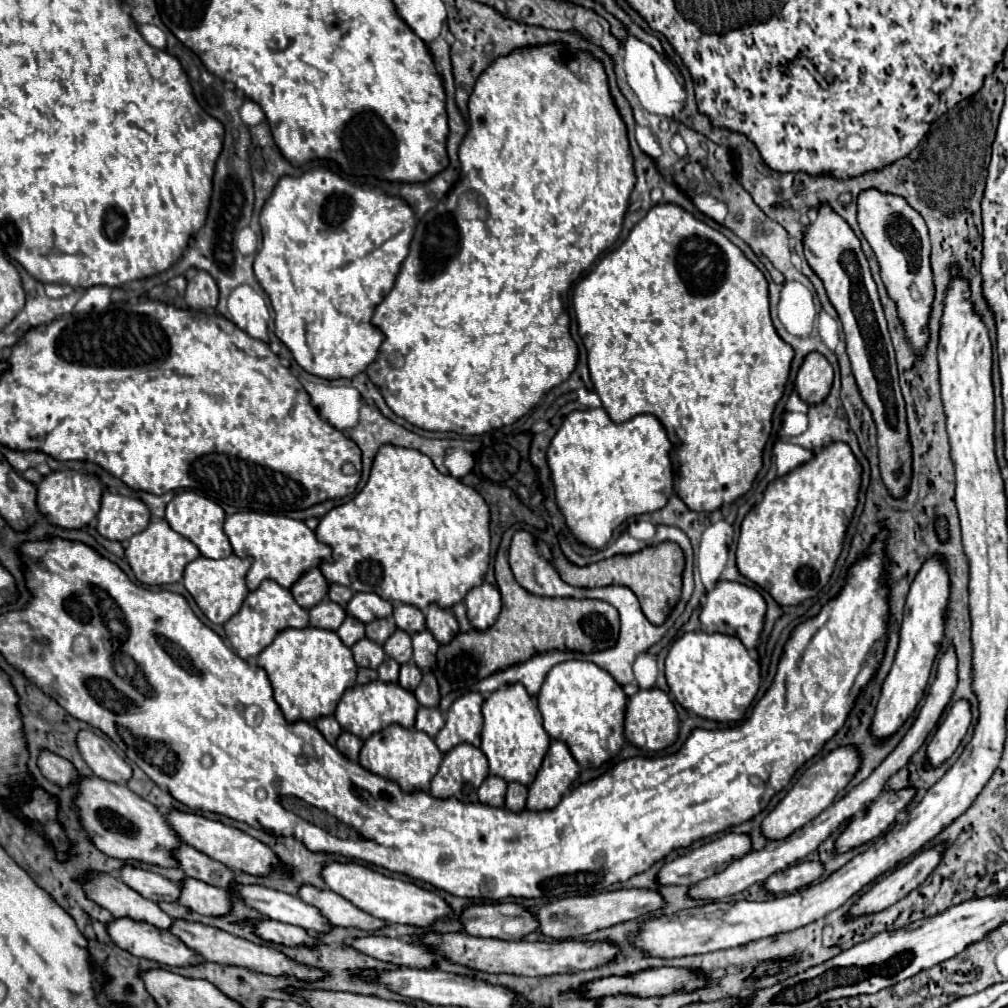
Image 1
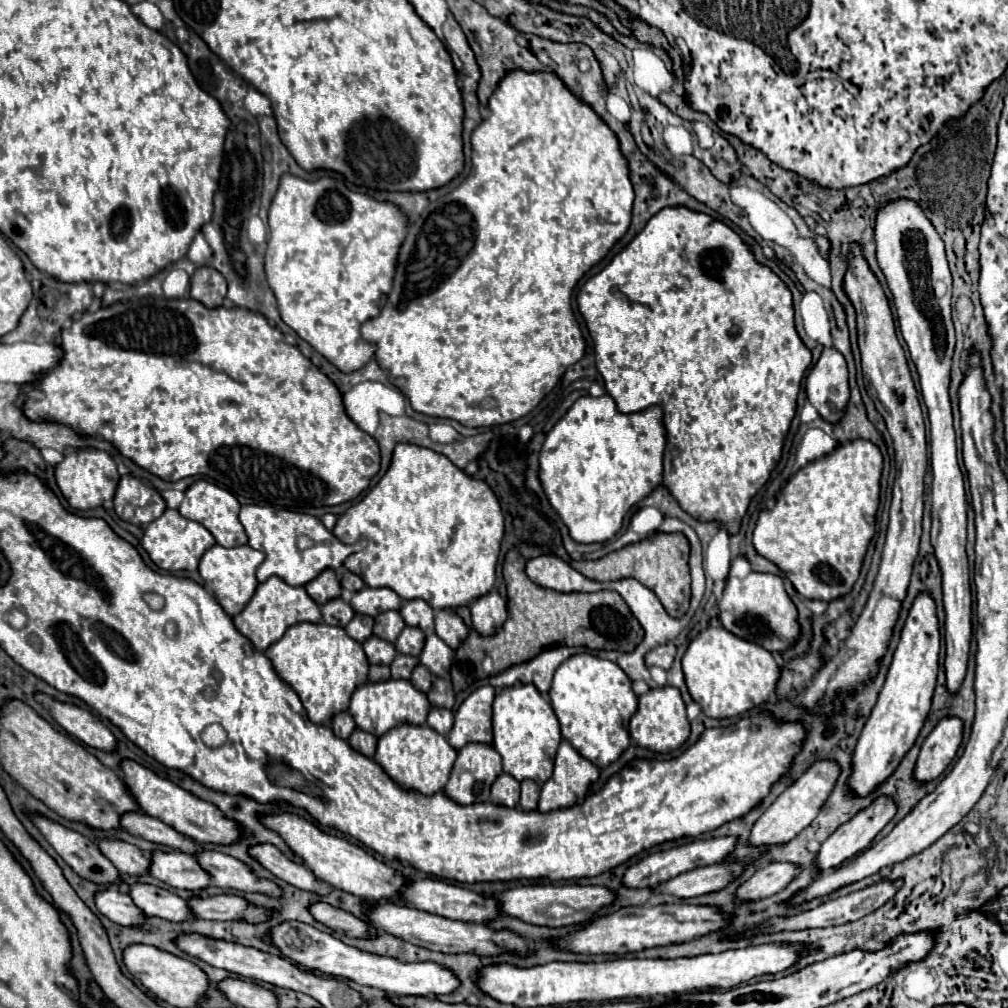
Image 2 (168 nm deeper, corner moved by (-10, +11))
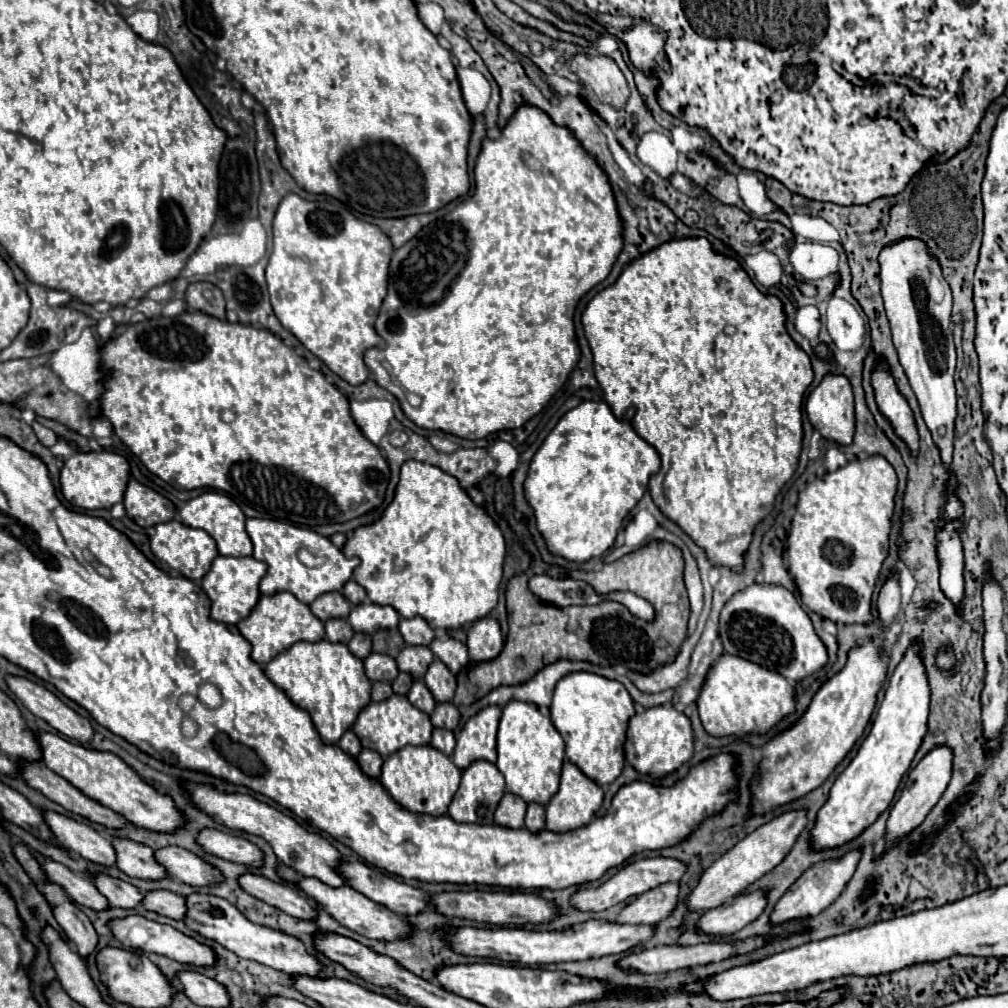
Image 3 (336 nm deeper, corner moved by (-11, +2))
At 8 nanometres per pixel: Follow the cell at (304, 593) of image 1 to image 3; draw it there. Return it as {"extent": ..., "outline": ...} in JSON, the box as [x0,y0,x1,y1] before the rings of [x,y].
{"extent":[310,592,350,622],"outline":[[[326,592],[318,596],[310,608],[322,622],[330,618],[346,618],[350,614],[350,602],[340,592]]]}

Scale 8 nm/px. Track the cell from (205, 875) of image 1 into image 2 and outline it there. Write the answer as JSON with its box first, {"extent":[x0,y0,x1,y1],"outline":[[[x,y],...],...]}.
{"extent":[121,811,201,855],"outline":[[[127,811],[125,815],[121,815],[121,827],[125,831],[129,831],[131,835],[173,847],[173,849],[189,853],[189,855],[193,855],[193,851],[201,851],[195,841],[191,841],[189,837],[183,837],[181,833],[173,831],[173,827],[169,827],[169,825],[161,823],[159,819],[149,817],[141,811]]]}

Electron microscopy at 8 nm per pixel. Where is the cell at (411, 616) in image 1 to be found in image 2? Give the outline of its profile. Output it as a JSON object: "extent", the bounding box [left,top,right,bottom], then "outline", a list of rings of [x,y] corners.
{"extent":[399,599,433,633],"outline":[[[411,599],[411,601],[405,601],[403,607],[399,609],[405,625],[409,627],[419,627],[423,629],[425,633],[431,633],[433,631],[433,609],[423,601],[423,599]]]}

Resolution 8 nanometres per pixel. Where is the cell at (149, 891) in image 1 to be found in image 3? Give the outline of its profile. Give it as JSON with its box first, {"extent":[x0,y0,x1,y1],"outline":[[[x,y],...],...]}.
{"extent":[44,812,116,868],"outline":[[[44,812],[44,818],[46,824],[52,828],[60,846],[100,866],[108,866],[108,868],[116,866],[116,852],[108,838],[100,836],[90,826],[70,820],[56,812]]]}

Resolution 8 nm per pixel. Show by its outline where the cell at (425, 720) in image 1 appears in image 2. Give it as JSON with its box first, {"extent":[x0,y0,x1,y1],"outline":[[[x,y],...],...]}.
{"extent":[427,707,453,737],"outline":[[[433,707],[433,709],[429,711],[427,725],[433,727],[439,735],[447,737],[449,731],[451,731],[451,727],[453,727],[453,713],[451,713],[449,709],[437,709],[437,707]]]}

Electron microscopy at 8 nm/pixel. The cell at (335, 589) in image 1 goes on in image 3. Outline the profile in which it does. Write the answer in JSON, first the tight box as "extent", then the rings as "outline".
{"extent":[342,580,368,606],"outline":[[[348,580],[348,582],[346,582],[342,594],[348,598],[348,602],[350,602],[352,606],[362,604],[362,602],[368,602],[368,594],[366,594],[366,590],[364,590],[358,582],[354,582],[354,580]]]}

